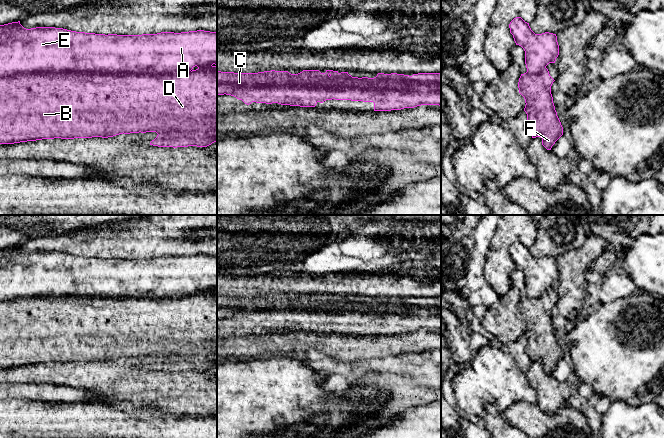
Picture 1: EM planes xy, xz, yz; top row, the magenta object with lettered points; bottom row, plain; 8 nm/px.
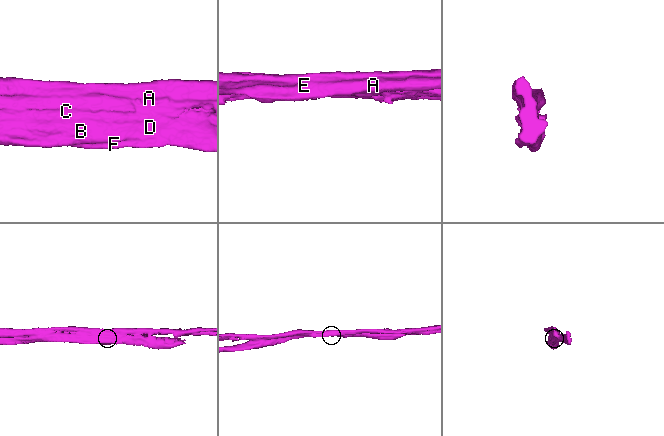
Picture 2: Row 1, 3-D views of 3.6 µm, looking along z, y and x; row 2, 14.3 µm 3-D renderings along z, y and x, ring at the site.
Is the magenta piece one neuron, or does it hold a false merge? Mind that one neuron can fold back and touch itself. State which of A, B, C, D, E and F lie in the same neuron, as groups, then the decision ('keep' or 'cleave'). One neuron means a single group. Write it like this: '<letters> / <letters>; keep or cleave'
A E / B C D F; cleave

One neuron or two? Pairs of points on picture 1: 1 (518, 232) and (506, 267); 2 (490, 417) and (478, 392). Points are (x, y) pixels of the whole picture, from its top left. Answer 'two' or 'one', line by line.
1: one
2: two

